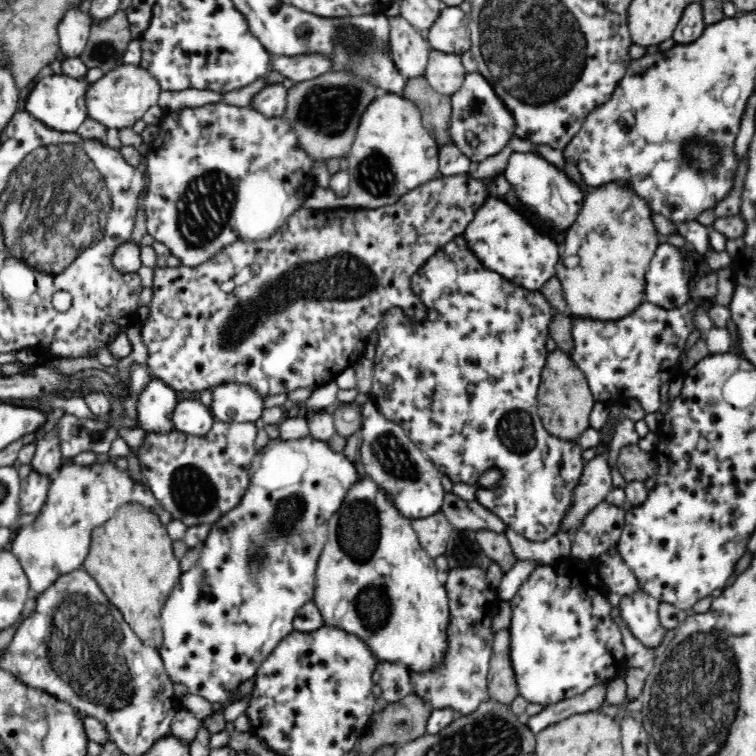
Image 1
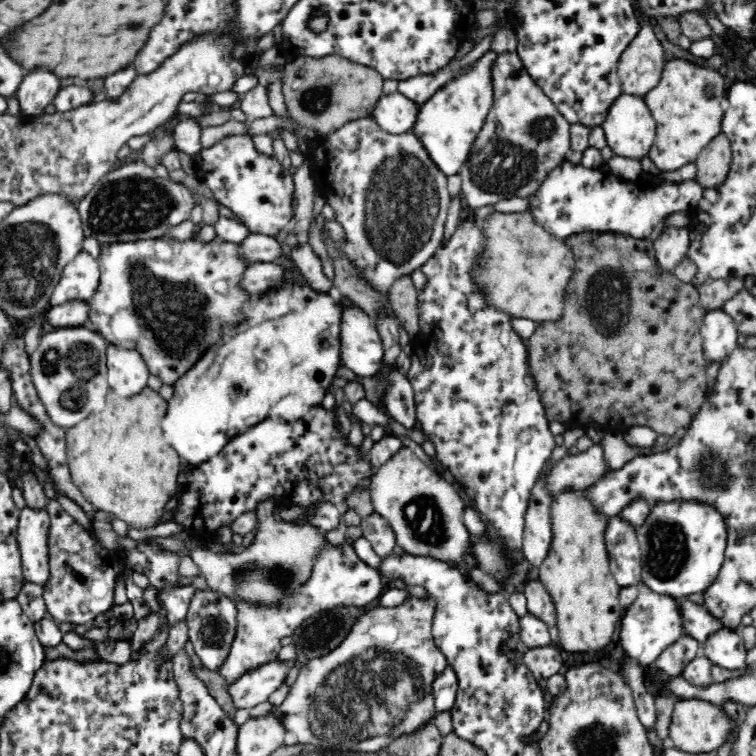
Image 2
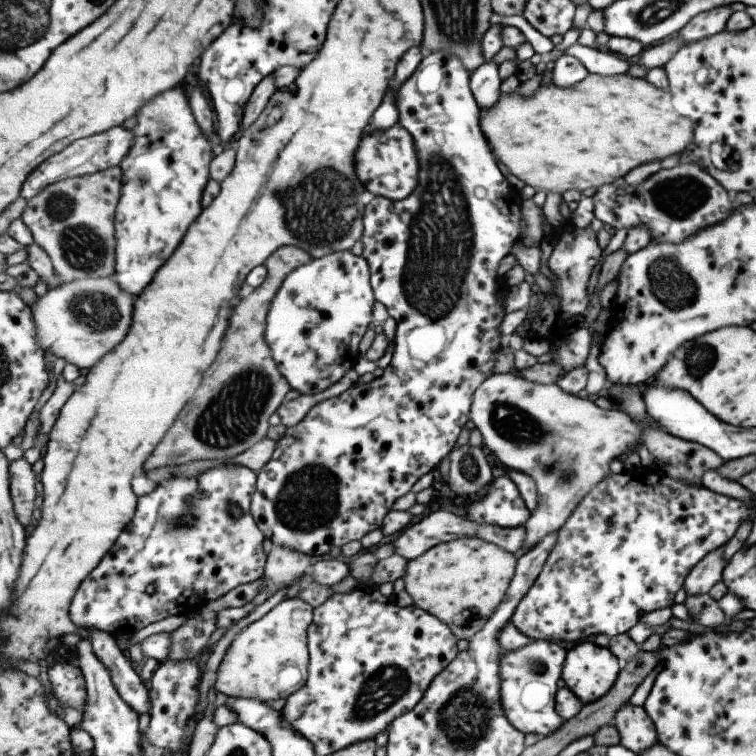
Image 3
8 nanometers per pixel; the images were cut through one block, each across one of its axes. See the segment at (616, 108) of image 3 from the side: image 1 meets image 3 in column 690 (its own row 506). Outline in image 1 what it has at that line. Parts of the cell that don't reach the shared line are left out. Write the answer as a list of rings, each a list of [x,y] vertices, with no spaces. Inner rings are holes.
[[[128,501],[118,506],[111,519],[93,528],[82,568],[102,586],[110,602],[122,610],[126,622],[142,642],[160,648],[162,606],[184,573],[178,560],[172,552],[172,538],[158,514],[142,503]]]

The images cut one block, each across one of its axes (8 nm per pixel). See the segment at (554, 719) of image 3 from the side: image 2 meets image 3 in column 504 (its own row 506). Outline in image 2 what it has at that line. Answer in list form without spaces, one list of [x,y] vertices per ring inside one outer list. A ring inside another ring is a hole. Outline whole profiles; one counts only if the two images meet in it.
[[[658,502],[636,535],[641,548],[642,582],[654,593],[680,600],[690,594],[704,593],[718,577],[727,547],[727,530],[711,506]]]

